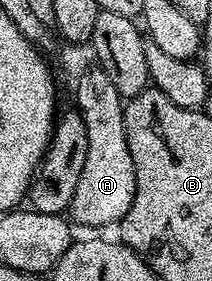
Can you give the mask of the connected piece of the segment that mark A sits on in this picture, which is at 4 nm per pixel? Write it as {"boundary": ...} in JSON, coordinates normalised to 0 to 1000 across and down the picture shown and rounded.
{"boundary":[[[425,242],[358,281],[358,388],[401,409],[410,441],[410,573],[392,626],[354,665],[321,758],[382,804],[514,804],[566,794],[618,740],[637,698],[637,584],[618,584],[618,527],[599,527],[590,466],[590,363],[571,331],[524,299],[524,270],[472,242]]]}

